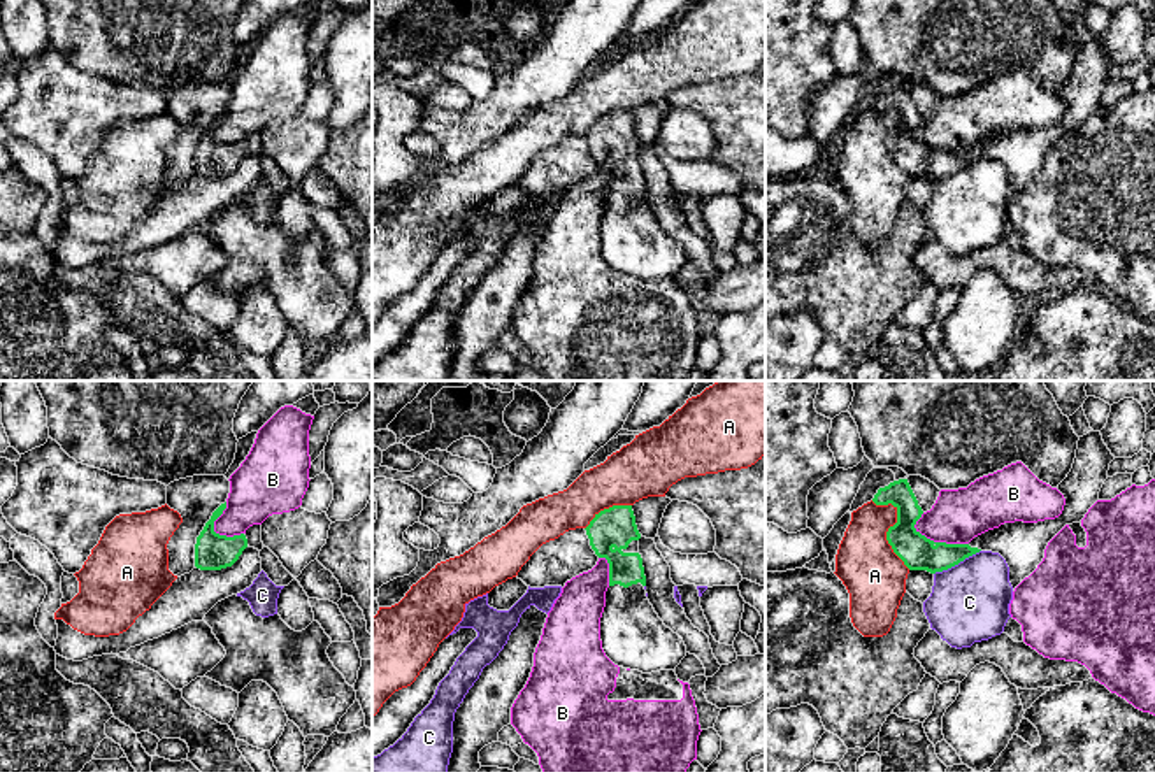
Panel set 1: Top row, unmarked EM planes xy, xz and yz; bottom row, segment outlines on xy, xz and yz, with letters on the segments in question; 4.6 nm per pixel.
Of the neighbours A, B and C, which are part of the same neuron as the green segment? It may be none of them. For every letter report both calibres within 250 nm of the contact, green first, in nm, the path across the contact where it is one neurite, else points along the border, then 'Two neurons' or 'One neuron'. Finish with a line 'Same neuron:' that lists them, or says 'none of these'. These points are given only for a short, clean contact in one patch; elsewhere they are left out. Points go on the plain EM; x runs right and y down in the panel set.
A: Thickness 160 nm (green) against 280 nm. Boundary: yz (871, 107), (896, 116), (887, 150), (910, 176). Two neurons
B: Thickness 160 nm (green) against 240 nm. Boundary: yz (913, 132), (934, 148), (968, 151). Two neurons
C: Thickness 160 nm (green) against 360 nm. Boundary: yz (980, 157), (934, 181). Two neurons
Same neuron: none of these

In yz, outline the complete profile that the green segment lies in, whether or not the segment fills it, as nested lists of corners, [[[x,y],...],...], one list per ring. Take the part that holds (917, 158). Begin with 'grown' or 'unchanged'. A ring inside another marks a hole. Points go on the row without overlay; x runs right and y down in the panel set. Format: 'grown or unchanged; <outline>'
grown; [[[1088,39],[1080,44],[1072,75],[1057,95],[1065,105],[1058,125],[1037,130],[1004,130],[974,144],[969,151],[934,149],[915,135],[923,118],[908,86],[879,95],[872,109],[876,112],[892,111],[897,116],[897,130],[888,135],[886,147],[909,177],[936,181],[979,158],[992,158],[1006,167],[1015,198],[1043,168],[1048,149],[1065,132],[1080,130],[1099,107],[1099,98],[1108,86],[1113,67],[1115,63],[1104,51],[1101,39]]]

